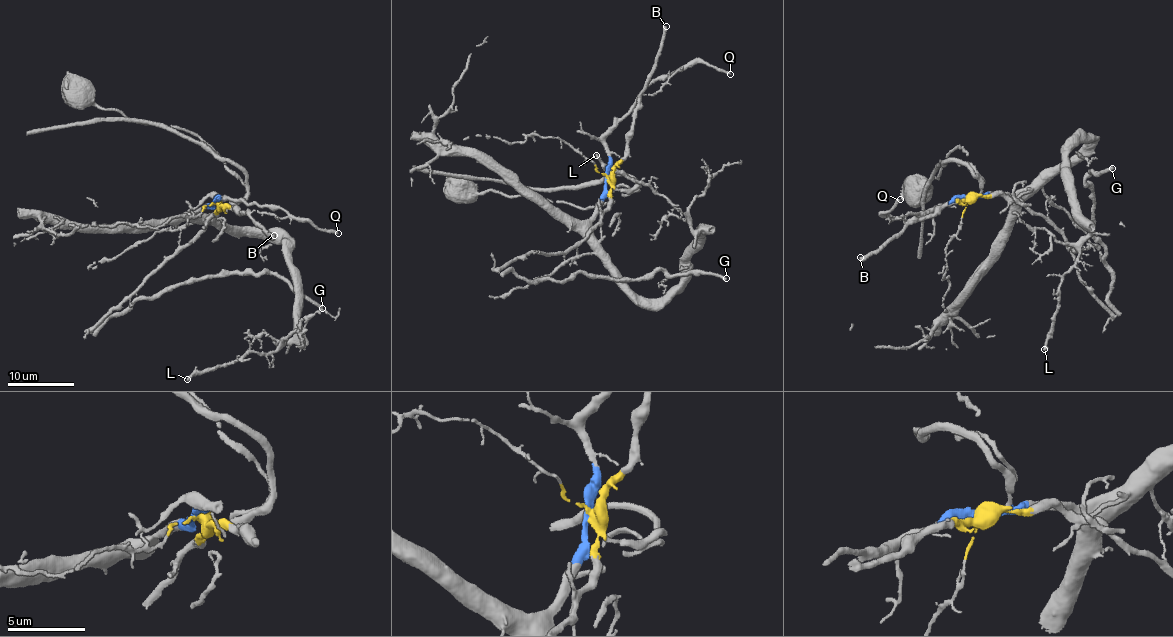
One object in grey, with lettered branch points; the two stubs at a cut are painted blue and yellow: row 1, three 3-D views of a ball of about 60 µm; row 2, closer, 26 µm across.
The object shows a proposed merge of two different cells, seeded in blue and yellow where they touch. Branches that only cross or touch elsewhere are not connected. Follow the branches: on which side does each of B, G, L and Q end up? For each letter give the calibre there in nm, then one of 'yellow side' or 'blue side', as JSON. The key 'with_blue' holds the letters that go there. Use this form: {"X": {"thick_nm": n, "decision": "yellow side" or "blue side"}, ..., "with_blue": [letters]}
{"B": {"thick_nm": 440, "decision": "yellow side"}, "G": {"thick_nm": 340, "decision": "yellow side"}, "L": {"thick_nm": 300, "decision": "blue side"}, "Q": {"thick_nm": 260, "decision": "blue side"}, "with_blue": ["L", "Q"]}

